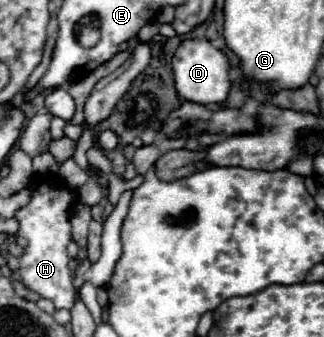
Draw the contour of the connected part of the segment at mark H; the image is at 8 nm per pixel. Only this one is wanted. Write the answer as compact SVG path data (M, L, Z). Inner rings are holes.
M46 180L32 192L30 204L16 212L16 218L20 222L20 230L16 236L28 240L28 248L20 258L22 282L26 288L38 292L42 298L52 300L56 310L60 308L70 310L74 304L72 274L68 270L68 254L66 254L66 244L72 238L72 228L68 220L72 204L74 204L74 196L68 186L48 184Z

